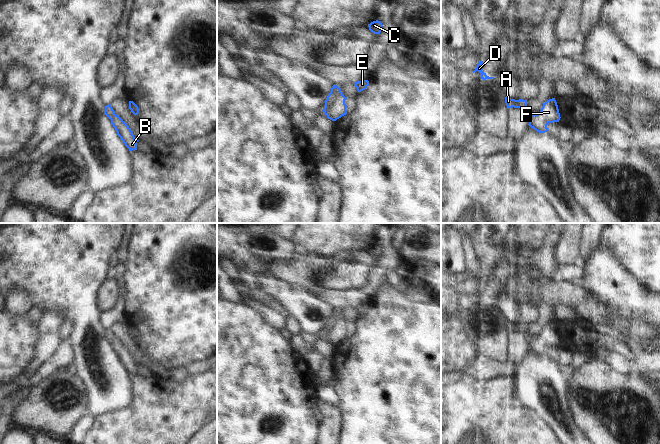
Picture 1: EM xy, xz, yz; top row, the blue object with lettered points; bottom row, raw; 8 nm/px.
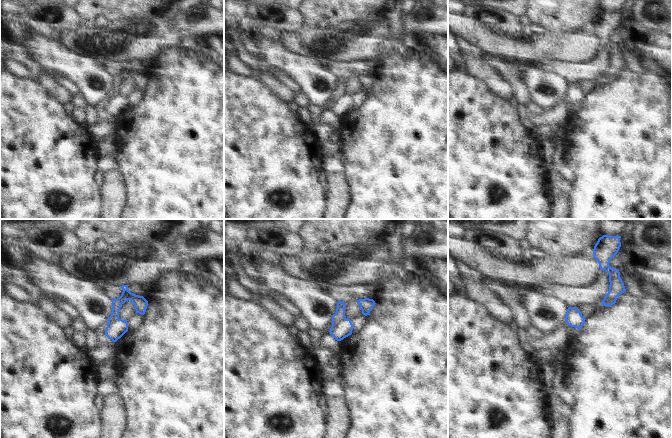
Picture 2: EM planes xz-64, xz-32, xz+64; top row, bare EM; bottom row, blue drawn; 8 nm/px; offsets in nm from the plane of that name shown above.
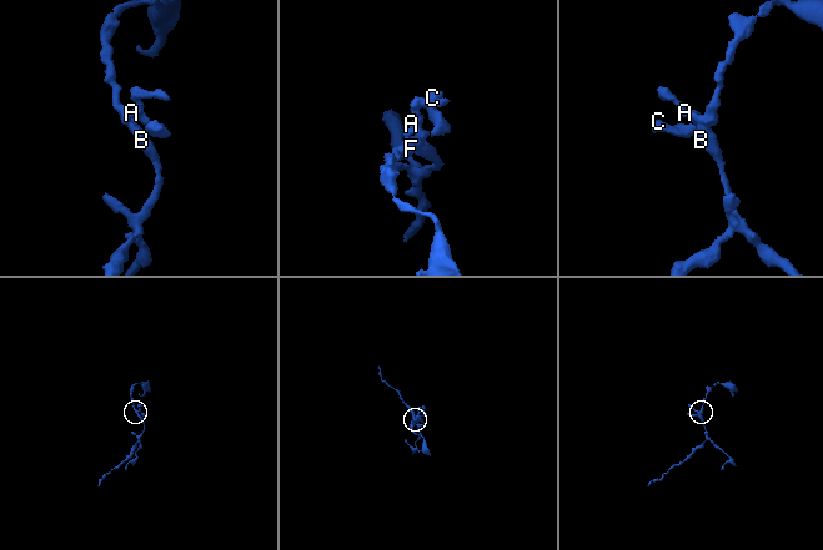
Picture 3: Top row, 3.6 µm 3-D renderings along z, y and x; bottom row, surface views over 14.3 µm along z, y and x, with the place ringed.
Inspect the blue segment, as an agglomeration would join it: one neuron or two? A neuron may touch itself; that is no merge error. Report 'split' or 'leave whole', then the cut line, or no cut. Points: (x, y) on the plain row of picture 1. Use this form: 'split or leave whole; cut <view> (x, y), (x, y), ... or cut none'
split; cut xz (339, 312), (337, 321), (325, 331)

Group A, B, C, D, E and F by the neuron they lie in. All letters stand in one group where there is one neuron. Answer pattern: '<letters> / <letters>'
A C D E / B F

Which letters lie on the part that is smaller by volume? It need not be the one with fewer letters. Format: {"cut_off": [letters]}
{"cut_off": ["A", "C", "D", "E"]}

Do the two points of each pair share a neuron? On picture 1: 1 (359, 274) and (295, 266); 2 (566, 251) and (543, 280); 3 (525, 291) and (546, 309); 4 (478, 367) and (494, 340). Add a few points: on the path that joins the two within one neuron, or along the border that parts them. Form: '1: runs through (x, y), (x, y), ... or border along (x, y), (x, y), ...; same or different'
1: runs through (343, 271), (311, 268); same
2: border along (558, 239), (554, 251), (554, 258), (557, 264); different
3: border along (538, 302), (545, 299), (557, 308); different
4: border along (478, 352), (500, 363), (506, 362); different

